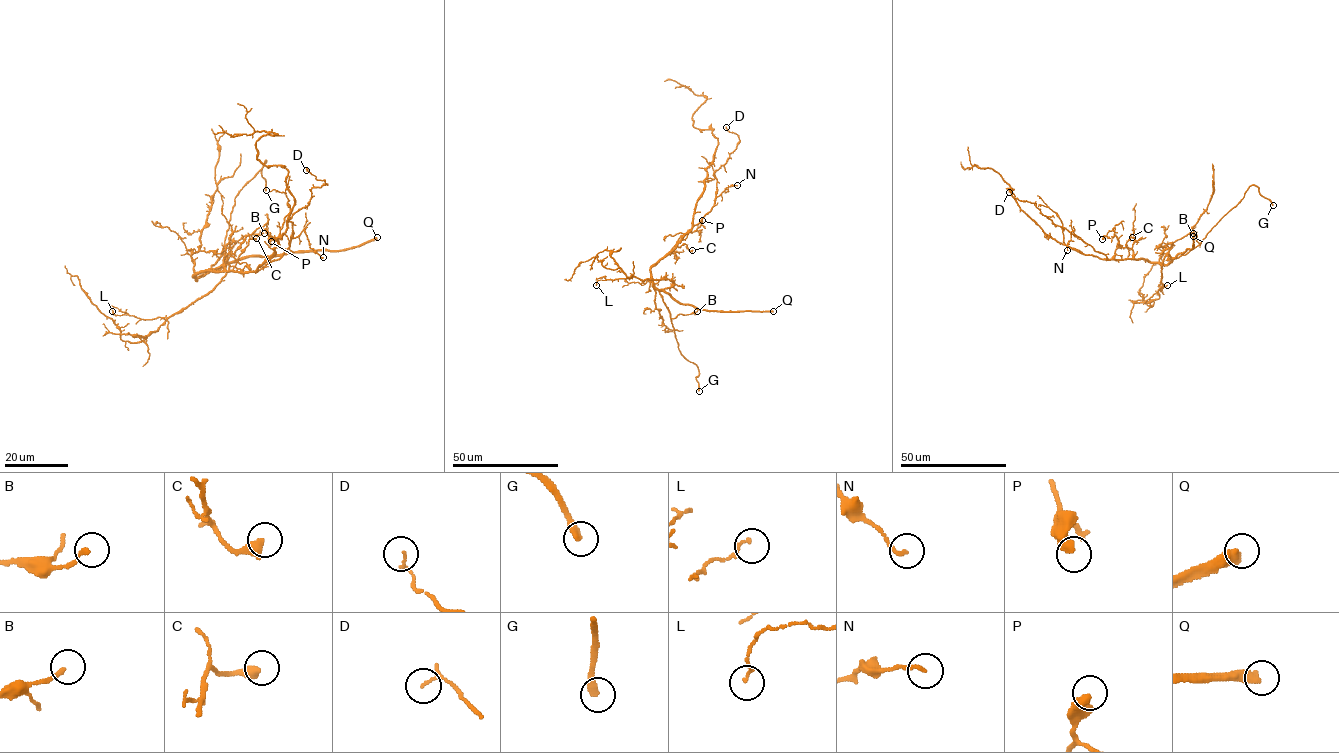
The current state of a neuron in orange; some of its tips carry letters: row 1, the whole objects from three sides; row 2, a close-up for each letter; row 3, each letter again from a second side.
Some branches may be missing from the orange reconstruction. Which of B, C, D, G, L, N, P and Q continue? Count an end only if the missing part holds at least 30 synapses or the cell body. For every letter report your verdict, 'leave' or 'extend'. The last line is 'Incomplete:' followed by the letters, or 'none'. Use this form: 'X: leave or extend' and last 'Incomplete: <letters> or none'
B: leave
C: leave
D: leave
G: leave
L: leave
N: leave
P: leave
Q: extend
Incomplete: Q

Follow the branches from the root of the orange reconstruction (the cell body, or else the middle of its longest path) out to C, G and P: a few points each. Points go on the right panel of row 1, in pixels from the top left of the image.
C: (1122, 259), (1129, 255), (1126, 243), (1132, 237)
G: (1122, 259), (1146, 259), (1167, 264), (1185, 255), (1200, 243), (1252, 185), (1273, 205)
P: (1122, 259), (1131, 259), (1133, 251), (1119, 243), (1113, 230), (1102, 239)

